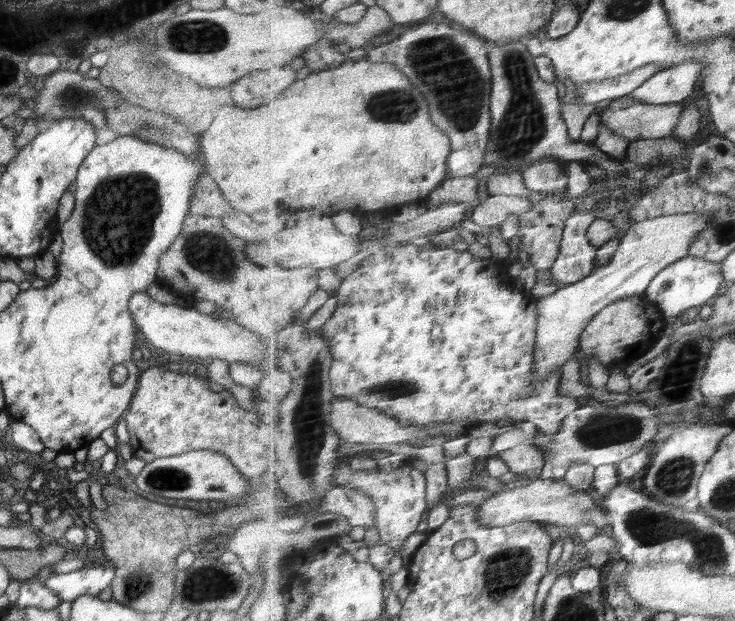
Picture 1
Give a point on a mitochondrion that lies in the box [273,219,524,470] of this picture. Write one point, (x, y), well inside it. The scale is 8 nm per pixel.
(389, 389)

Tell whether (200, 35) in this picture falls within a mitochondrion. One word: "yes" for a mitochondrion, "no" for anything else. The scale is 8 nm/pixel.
yes

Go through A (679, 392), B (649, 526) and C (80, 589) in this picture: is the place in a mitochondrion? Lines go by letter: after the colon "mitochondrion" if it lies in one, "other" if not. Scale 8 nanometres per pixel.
A: other
B: mitochondrion
C: other

